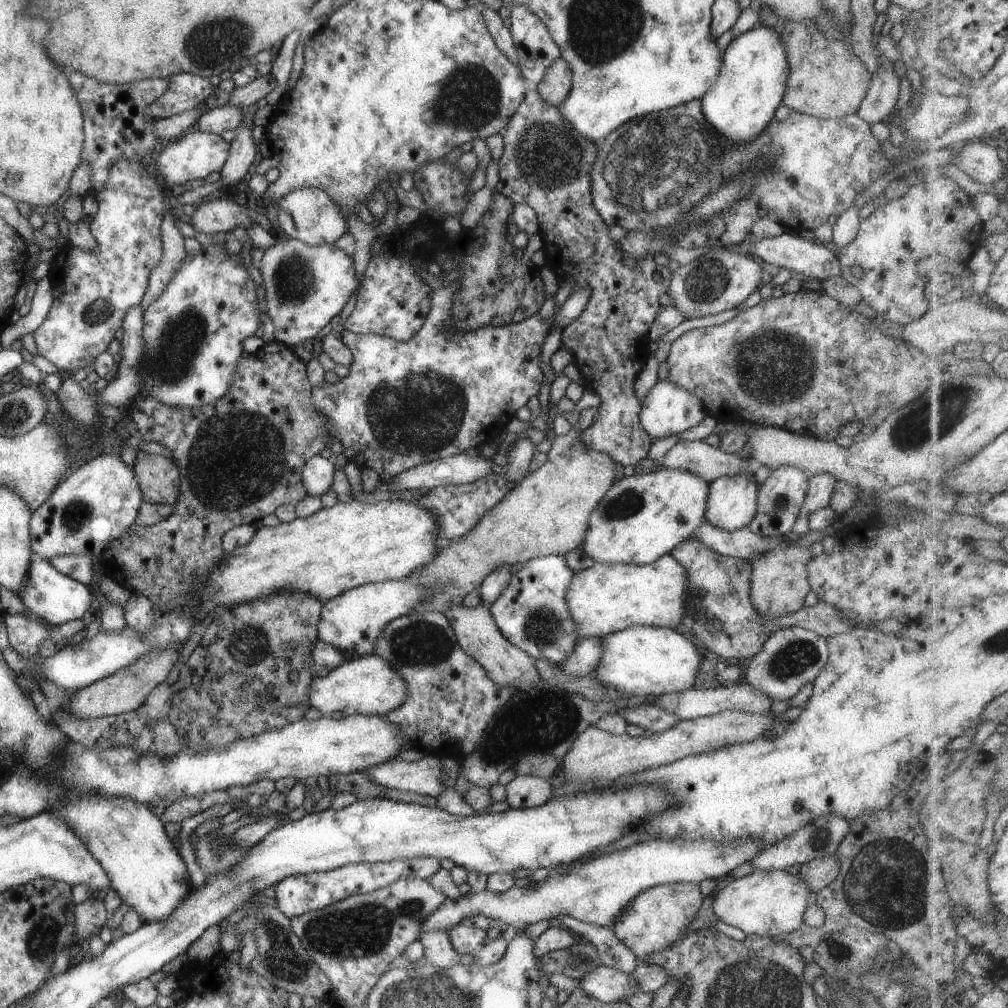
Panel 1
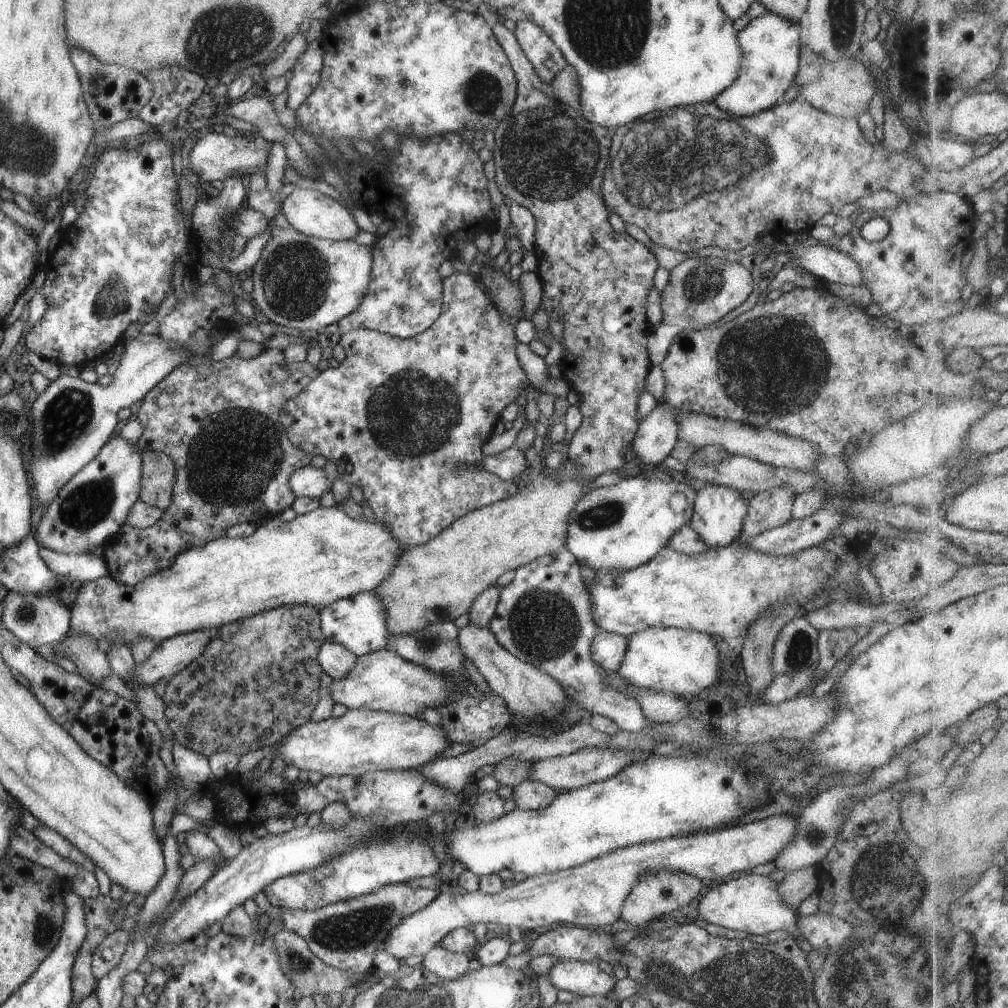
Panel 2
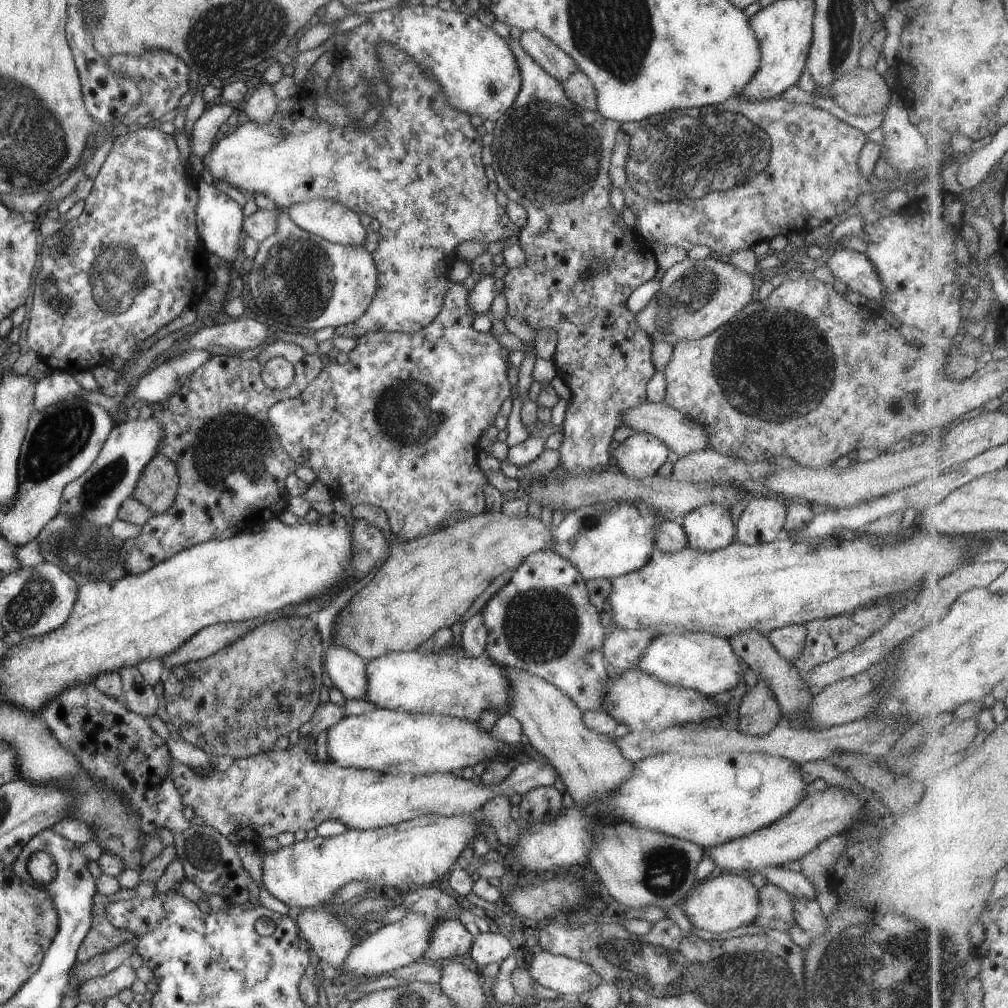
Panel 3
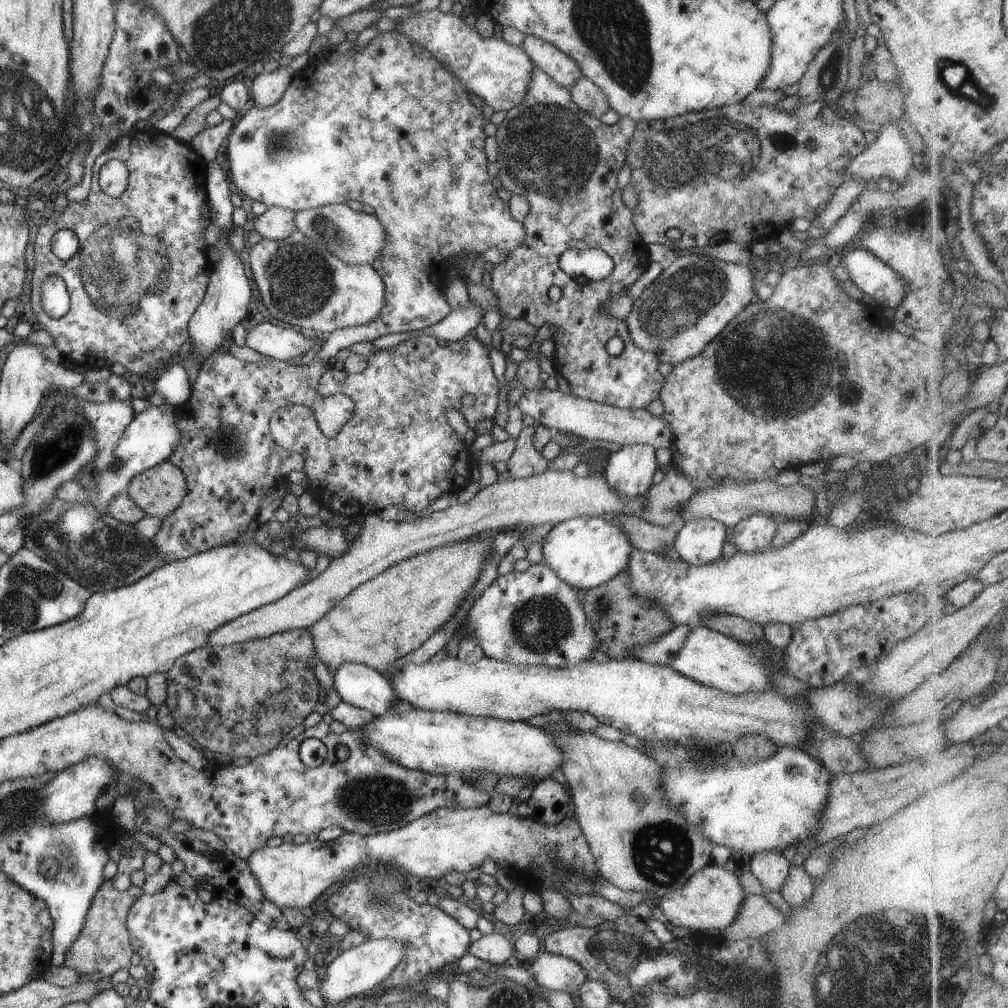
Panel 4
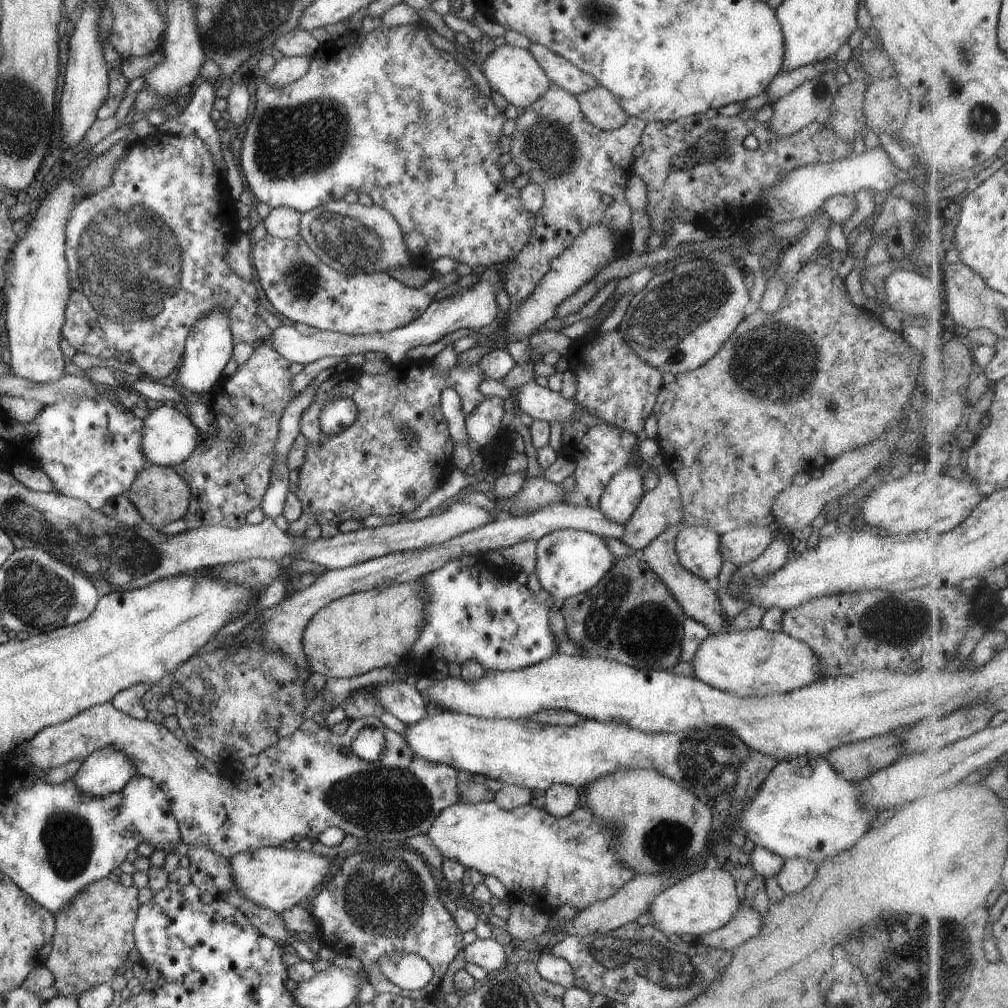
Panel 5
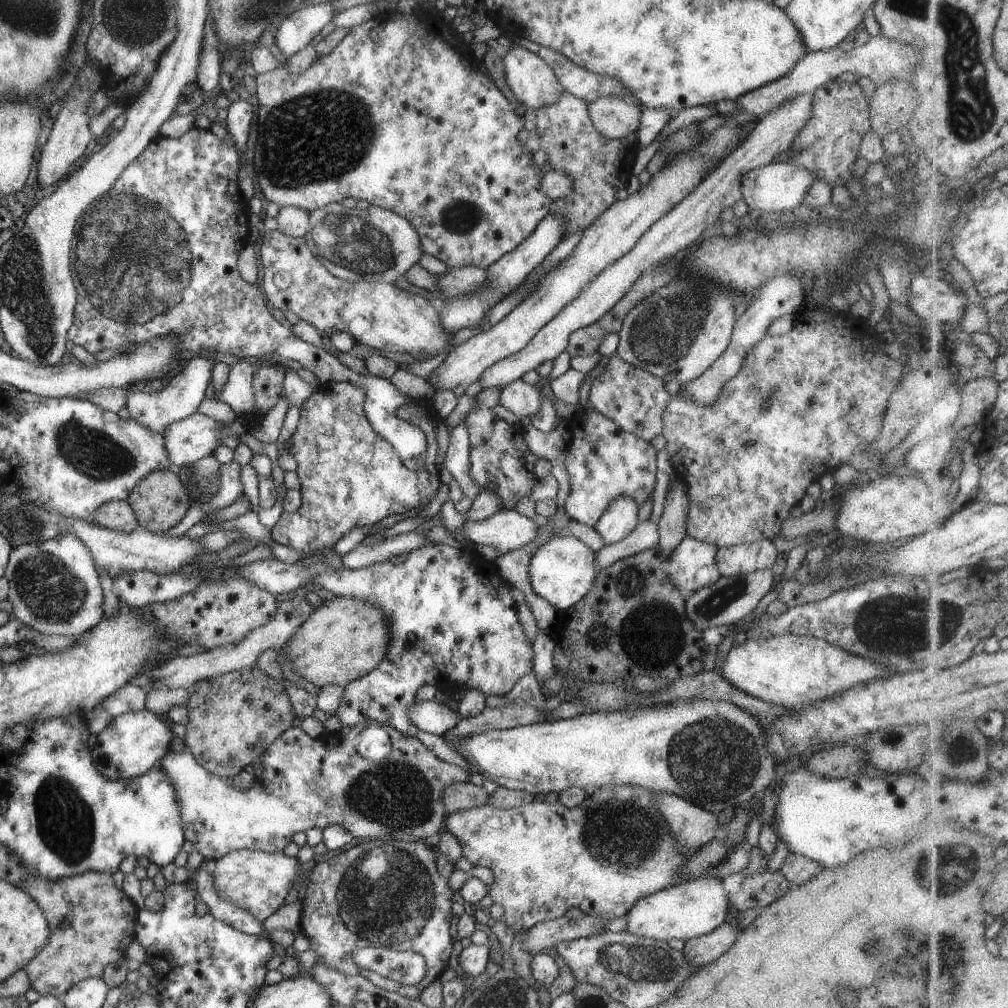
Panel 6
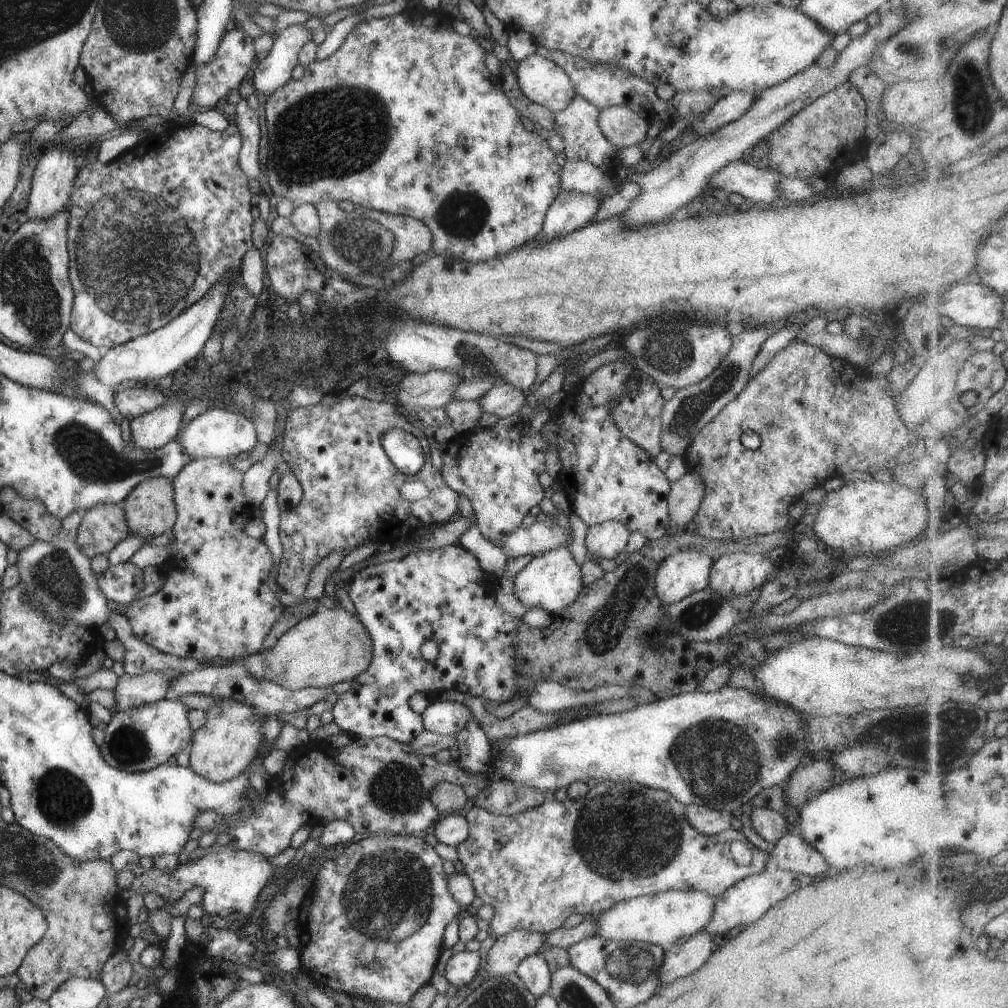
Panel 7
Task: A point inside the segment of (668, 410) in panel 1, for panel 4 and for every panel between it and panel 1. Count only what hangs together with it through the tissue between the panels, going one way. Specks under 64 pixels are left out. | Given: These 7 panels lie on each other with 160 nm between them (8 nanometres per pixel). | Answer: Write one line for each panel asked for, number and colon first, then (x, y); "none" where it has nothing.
2: (656, 434)
3: (639, 456)
4: (628, 471)

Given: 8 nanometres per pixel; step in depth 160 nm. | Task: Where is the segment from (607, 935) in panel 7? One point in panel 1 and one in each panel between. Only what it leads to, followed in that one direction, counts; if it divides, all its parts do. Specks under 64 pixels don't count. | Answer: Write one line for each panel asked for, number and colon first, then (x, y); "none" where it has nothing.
1: (768, 903)
2: (751, 903)
3: (729, 900)
4: (710, 899)
5: (703, 901)
6: (693, 908)

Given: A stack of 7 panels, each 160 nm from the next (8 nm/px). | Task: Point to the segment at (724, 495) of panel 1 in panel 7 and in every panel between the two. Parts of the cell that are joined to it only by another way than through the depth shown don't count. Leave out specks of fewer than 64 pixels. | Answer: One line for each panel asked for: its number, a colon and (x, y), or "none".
2: (717, 513)
3: (709, 527)
4: (698, 542)
5: (697, 550)
6: (690, 565)
7: (678, 575)

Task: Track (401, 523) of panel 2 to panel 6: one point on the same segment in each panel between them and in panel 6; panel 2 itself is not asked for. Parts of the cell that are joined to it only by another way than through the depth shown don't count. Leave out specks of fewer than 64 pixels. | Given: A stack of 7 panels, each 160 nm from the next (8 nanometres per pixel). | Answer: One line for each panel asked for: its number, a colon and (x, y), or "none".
3: (398, 426)
4: (396, 447)
5: (369, 469)
6: (349, 476)

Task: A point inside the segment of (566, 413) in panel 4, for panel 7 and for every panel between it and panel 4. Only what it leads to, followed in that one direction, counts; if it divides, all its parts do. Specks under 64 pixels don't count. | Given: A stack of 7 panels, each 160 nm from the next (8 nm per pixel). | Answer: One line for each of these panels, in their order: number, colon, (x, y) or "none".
5: (542, 403)
6: (521, 399)
7: (501, 400)

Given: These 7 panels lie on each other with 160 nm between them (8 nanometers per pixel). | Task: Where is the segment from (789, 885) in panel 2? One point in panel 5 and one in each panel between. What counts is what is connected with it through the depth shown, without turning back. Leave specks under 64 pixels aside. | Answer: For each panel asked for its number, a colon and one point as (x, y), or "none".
3: (775, 907)
4: (756, 918)
5: (744, 923)

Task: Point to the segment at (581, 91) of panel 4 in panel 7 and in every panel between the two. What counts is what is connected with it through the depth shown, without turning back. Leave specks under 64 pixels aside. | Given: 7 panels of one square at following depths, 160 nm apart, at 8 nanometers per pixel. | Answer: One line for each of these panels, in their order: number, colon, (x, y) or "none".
5: (599, 106)
6: (614, 118)
7: (622, 127)

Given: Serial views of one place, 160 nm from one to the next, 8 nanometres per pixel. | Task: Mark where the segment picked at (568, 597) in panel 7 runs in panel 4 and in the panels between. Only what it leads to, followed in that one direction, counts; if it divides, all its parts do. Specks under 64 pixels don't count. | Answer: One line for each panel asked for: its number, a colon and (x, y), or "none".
4: (583, 551)
5: (568, 561)
6: (561, 570)

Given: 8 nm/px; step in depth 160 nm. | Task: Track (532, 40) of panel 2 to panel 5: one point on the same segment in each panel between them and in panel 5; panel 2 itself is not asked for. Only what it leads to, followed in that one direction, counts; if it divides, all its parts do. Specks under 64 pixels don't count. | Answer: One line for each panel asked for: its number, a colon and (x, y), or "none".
3: (557, 64)
4: (548, 59)
5: (560, 72)

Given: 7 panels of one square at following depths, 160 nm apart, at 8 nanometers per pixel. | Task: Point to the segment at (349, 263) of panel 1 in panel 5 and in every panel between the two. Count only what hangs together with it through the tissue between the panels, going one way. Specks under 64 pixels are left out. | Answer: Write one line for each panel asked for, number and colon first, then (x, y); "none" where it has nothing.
2: (304, 283)
3: (299, 279)
4: (300, 282)
5: (301, 287)

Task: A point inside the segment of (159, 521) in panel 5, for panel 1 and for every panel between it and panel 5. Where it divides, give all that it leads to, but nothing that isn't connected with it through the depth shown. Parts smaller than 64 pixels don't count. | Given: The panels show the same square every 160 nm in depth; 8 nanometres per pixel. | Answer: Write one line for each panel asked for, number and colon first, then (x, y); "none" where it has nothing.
1: (158, 478)
2: (157, 477)
3: (155, 488)
4: (158, 490)

